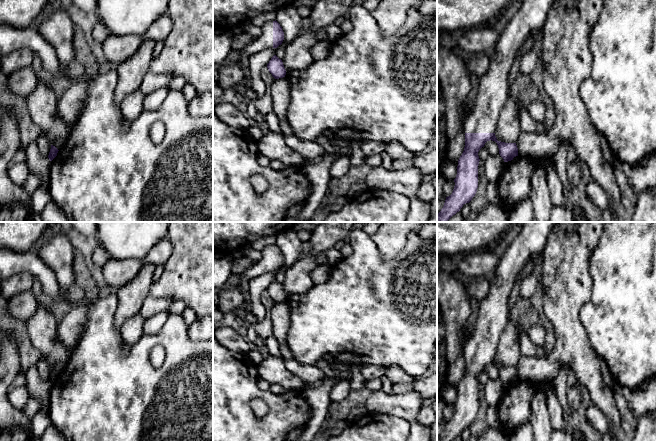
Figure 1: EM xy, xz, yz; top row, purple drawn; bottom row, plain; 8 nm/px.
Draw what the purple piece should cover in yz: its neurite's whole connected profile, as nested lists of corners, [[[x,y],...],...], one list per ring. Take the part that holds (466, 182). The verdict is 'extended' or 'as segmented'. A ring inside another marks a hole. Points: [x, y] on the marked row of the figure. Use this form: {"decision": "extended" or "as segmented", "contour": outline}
{"decision": "extended", "contour": [[[524,0],[517,13],[511,18],[503,32],[499,35],[494,46],[494,53],[489,58],[489,70],[480,77],[479,90],[472,113],[465,119],[465,147],[458,160],[457,175],[454,179],[455,186],[450,196],[446,197],[441,211],[437,214],[437,222],[448,222],[464,204],[469,203],[475,196],[478,188],[478,165],[479,150],[487,141],[495,141],[499,148],[499,154],[504,162],[513,160],[518,156],[516,143],[505,143],[498,141],[495,133],[499,123],[502,108],[505,106],[509,96],[509,73],[521,46],[526,39],[543,27],[550,6],[554,0]]]}

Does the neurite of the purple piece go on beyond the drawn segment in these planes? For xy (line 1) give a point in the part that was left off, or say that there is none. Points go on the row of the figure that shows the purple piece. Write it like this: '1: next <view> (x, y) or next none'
1: next none

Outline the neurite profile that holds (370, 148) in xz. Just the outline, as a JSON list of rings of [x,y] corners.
[[[364,141],[361,146],[365,157],[381,154],[385,148],[386,144],[375,141]]]

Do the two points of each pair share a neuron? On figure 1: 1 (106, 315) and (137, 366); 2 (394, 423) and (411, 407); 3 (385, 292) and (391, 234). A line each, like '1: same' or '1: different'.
1: same
2: different
3: different

